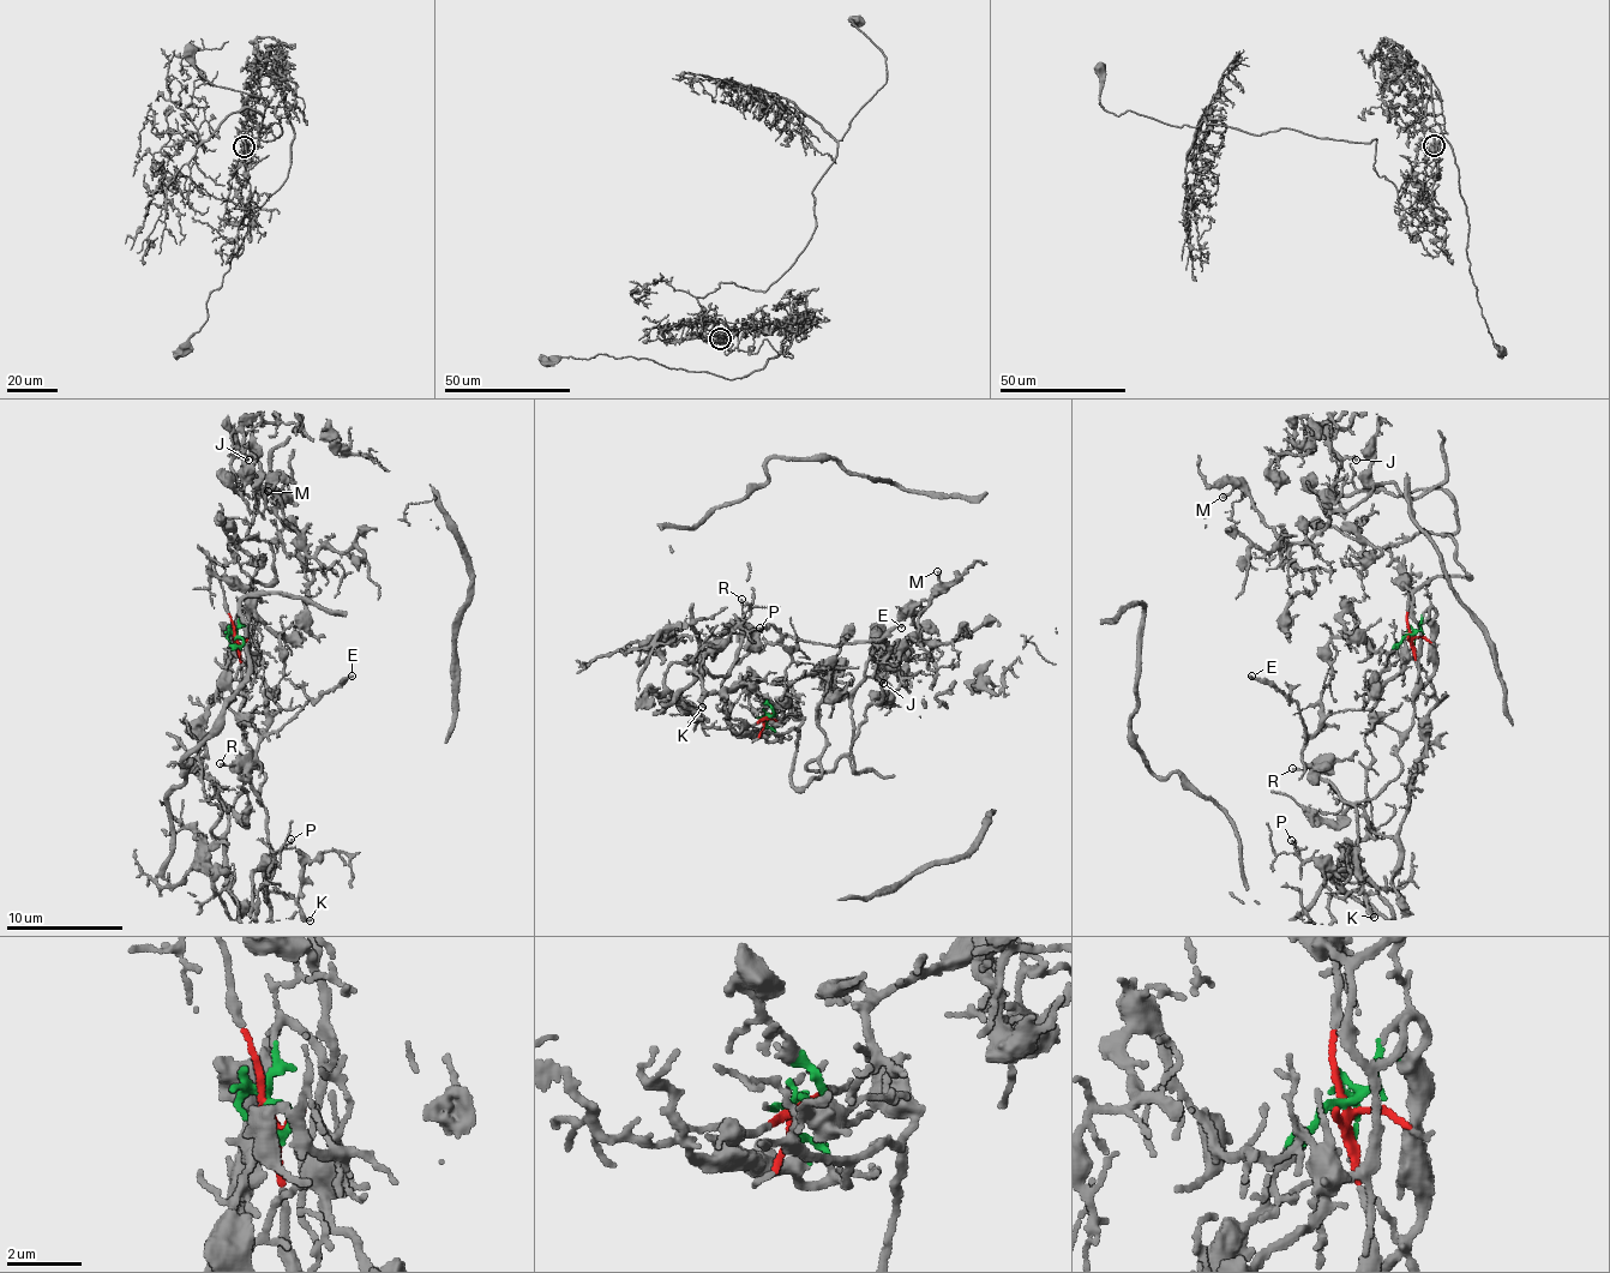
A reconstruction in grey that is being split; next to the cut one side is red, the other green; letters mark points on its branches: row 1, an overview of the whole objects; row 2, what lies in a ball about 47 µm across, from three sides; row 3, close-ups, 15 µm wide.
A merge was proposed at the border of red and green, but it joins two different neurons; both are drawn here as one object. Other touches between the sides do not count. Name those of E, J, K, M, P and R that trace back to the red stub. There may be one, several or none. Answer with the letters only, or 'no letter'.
E, K, P, R

